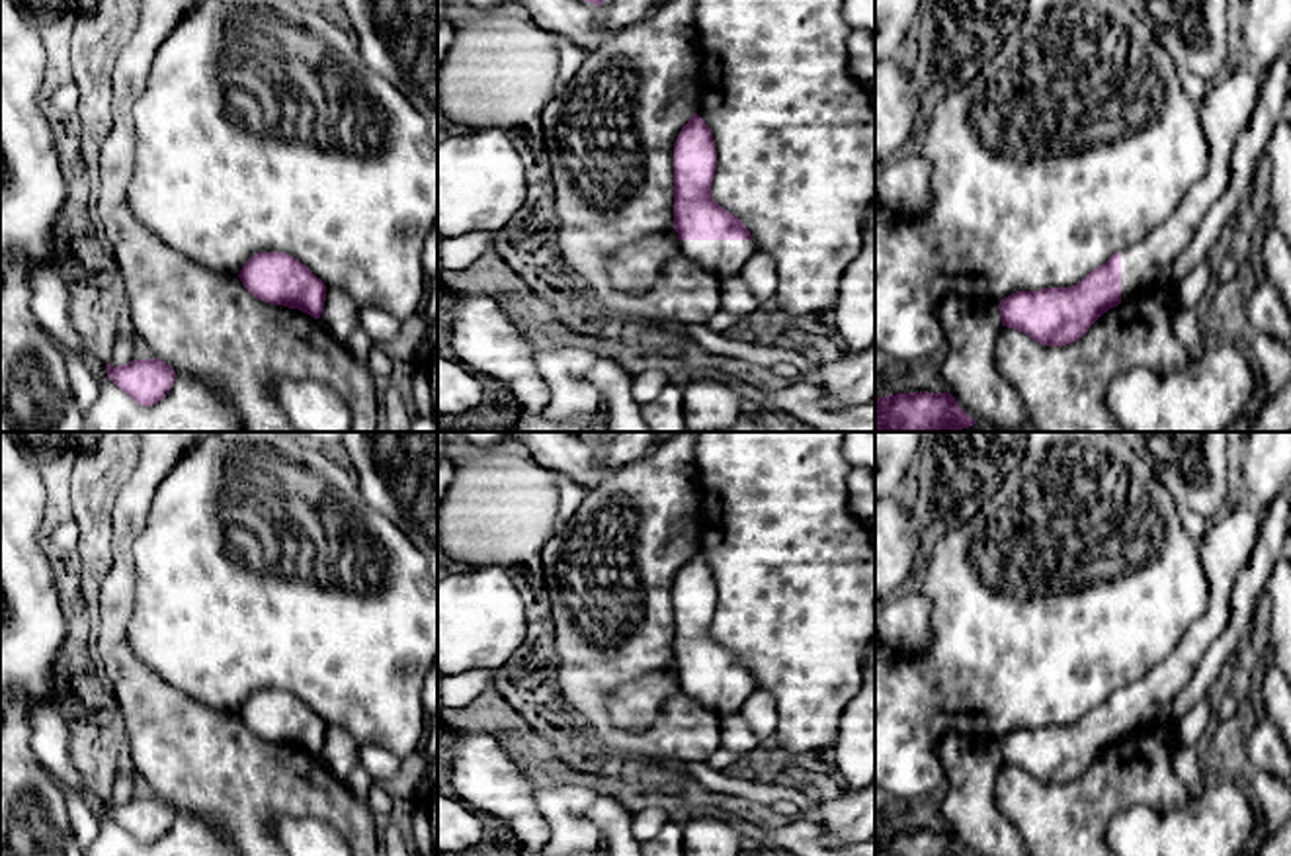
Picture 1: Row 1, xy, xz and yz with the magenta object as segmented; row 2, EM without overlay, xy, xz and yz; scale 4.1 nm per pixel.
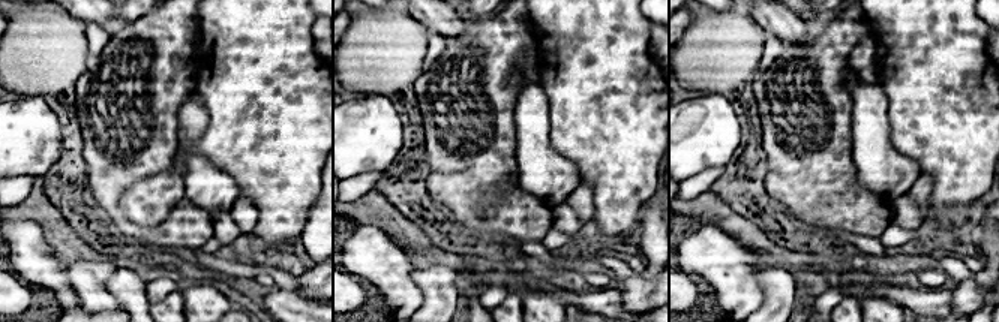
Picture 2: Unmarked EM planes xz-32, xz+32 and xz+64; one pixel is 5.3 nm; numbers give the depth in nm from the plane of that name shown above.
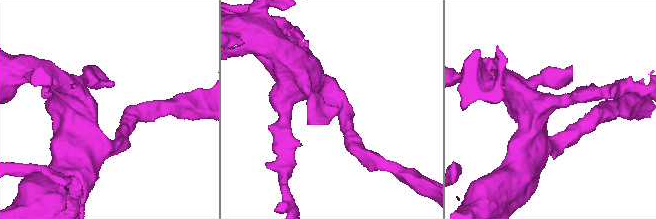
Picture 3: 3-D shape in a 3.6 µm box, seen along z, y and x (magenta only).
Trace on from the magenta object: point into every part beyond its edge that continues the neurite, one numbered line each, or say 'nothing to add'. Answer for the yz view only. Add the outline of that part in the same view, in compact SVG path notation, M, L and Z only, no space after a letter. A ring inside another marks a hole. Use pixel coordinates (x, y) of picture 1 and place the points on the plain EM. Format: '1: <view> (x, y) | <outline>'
1: yz (1229, 540) | M1250 432L1242 448L1240 496L1207 522L1199 543L1209 608L1160 664L1121 688L1121 739L1156 721L1158 711L1193 678L1209 647L1229 627L1234 580L1250 563L1268 506L1291 477L1291 432Z

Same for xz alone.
1: xz (723, 696) | M680 678L680 690L723 719L742 709L756 682L754 678Z

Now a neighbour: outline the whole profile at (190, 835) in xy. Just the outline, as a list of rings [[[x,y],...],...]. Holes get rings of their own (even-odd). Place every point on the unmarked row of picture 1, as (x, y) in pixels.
[[[105,801],[94,813],[100,835],[84,856],[240,856],[219,829],[195,813],[176,813],[168,833],[152,844],[143,844],[123,831],[107,815]]]

